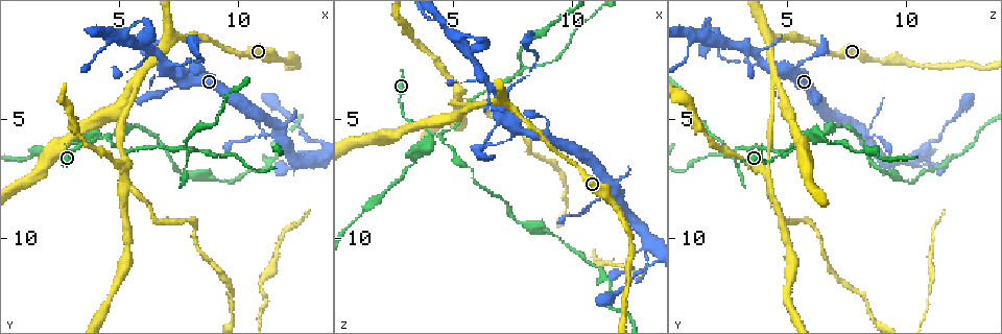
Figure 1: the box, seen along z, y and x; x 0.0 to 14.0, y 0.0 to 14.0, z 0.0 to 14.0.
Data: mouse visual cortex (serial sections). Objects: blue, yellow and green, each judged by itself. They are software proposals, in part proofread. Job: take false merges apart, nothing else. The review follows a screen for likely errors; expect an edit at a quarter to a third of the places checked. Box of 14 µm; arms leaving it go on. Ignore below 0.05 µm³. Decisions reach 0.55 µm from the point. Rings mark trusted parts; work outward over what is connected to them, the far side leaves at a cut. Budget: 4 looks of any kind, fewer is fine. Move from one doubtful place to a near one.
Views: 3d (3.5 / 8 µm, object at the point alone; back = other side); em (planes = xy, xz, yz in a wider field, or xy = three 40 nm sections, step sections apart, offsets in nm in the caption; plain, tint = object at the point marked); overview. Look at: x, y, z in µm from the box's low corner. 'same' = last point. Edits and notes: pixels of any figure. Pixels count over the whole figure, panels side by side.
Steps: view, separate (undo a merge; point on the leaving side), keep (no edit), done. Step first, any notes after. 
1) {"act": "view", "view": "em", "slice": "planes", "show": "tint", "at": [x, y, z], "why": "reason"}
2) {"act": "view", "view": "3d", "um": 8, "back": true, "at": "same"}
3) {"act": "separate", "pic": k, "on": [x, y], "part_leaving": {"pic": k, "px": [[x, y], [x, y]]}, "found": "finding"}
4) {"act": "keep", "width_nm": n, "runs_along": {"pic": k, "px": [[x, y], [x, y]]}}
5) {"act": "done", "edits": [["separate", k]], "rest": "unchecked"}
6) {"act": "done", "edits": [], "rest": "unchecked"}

{"act": "view", "view": "3d", "um": 3.5, "back": true, "at": [4.4, 5.8, 5.7], "why": "sharp bend"}

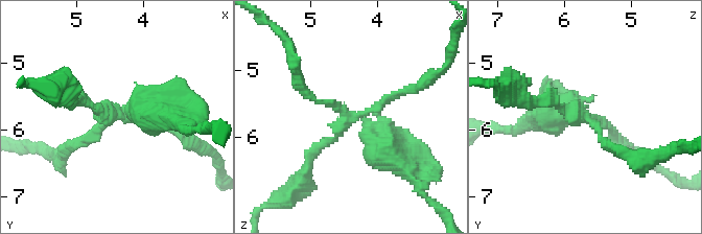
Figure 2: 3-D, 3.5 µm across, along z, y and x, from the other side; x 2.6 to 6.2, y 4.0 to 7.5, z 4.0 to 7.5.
{"act": "view", "view": "em", "slice": "xy", "step": 1, "show": "tint", "at": [4.30, 5.80, 5.70], "arms": 4, "arm_widths_nm": [100, 150, 150, 450]}

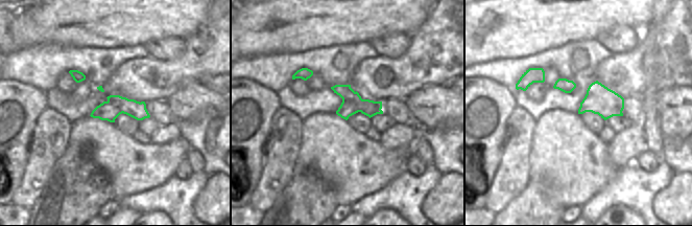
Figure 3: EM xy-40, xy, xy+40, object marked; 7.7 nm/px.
{"act": "separate", "pic": 2, "on": [546, 111], "border": {"pic": 3, "px": [[342, 100], [354, 100], [360, 111]]}, "found": "a second cell is stuck on"}

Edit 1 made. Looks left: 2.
{"act": "view", "view": "3d", "um": 3.5, "back": true, "at": [5.8, 3.3, 4.5], "why": "three arms meet"}

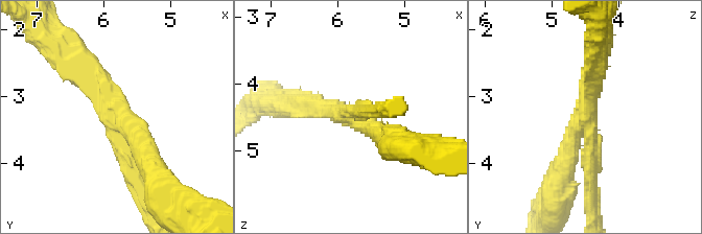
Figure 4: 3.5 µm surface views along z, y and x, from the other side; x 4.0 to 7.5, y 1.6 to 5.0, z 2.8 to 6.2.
{"act": "keep", "arm_widths_nm": [250, 300, 300], "runs_along": {"pic": 4, "px": [[76, 65], [108, 96], [140, 189]]}, "found": "one cell here"}

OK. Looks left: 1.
{"act": "done", "edits": [["separate", 2]], "rest": "unchecked"}

